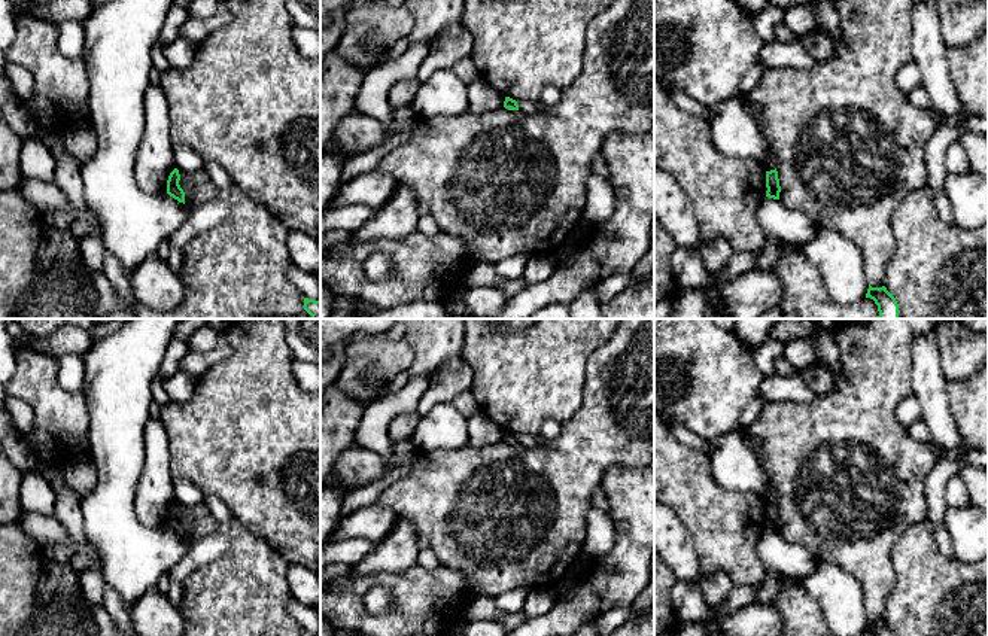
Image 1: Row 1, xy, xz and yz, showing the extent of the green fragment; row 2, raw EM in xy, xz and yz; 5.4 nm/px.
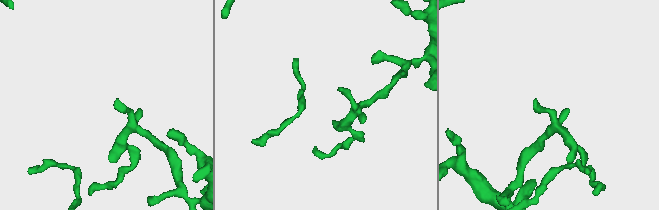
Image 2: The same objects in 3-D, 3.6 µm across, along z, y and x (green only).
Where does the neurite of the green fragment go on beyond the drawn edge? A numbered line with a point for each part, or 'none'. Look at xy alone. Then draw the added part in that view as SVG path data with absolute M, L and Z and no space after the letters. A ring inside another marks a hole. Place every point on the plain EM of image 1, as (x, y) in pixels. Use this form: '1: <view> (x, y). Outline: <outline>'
none

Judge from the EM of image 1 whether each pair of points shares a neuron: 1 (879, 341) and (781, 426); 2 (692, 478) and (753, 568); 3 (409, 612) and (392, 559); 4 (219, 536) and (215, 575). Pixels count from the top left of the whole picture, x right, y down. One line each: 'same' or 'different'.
1: same
2: same
3: different
4: different

